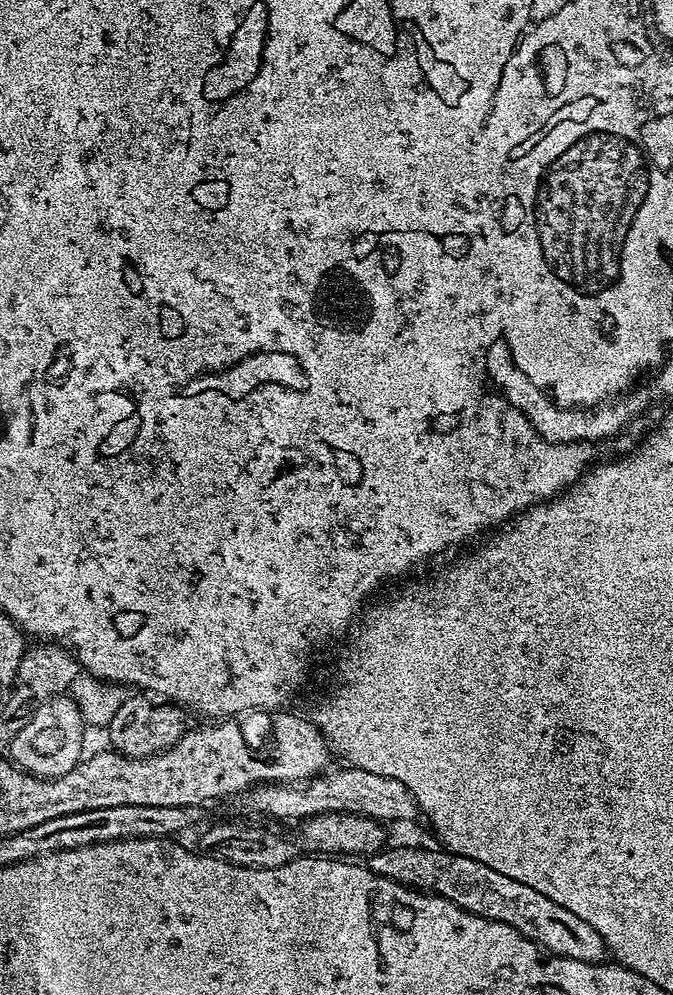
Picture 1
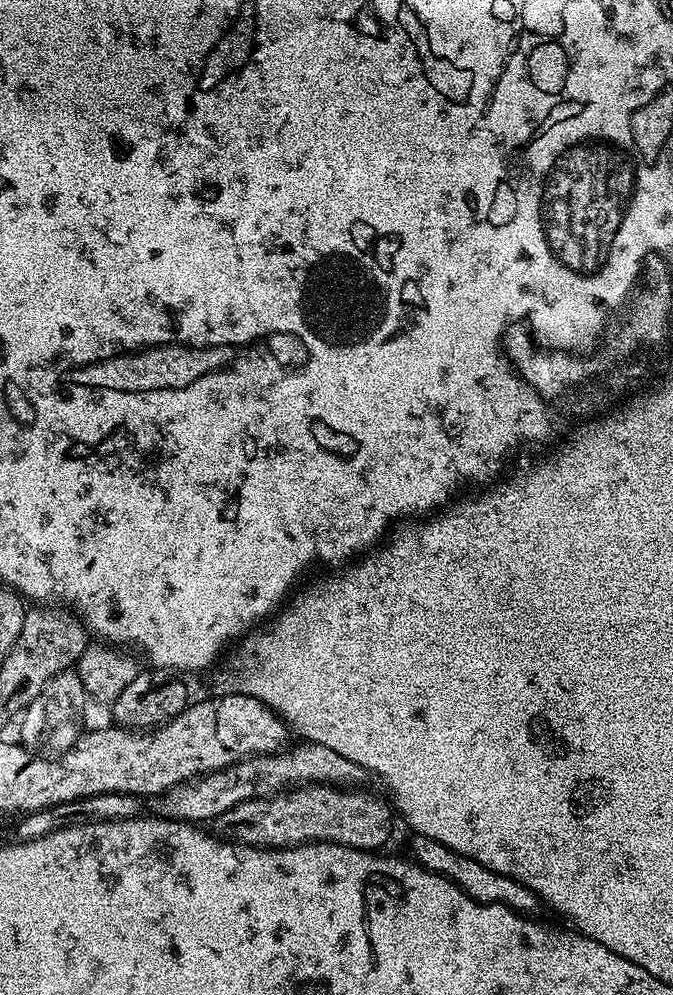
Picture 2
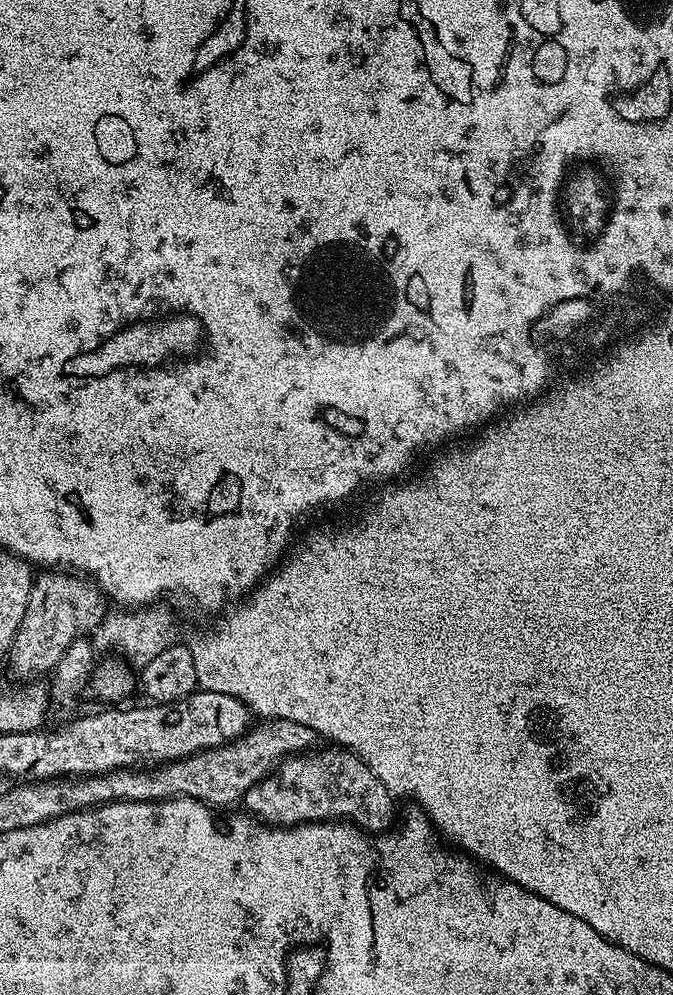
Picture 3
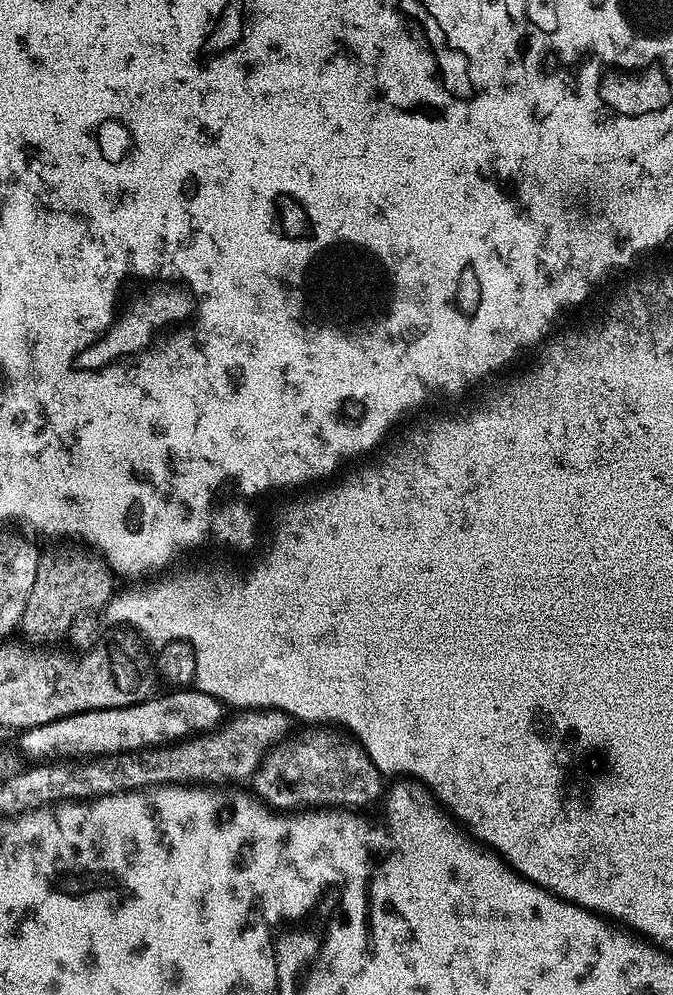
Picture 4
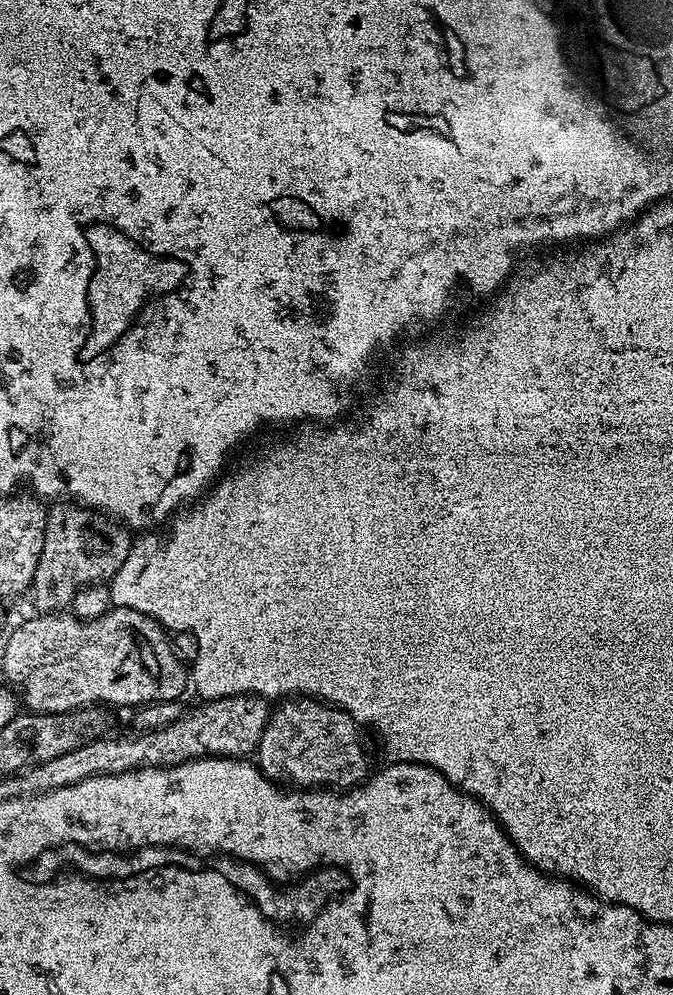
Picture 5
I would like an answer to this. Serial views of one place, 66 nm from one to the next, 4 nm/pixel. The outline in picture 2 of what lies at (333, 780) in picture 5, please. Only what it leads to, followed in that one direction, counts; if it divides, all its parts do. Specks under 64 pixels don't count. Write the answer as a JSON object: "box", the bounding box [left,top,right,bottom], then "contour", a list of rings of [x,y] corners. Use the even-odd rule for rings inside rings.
{"box":[211,786,394,852],"contour":[[[308,786],[292,791],[296,792],[276,796],[272,801],[257,798],[235,804],[211,821],[211,831],[229,842],[254,848],[294,848],[319,842],[345,844],[363,852],[383,849],[380,847],[392,836],[394,808],[380,796],[348,786]]]}

